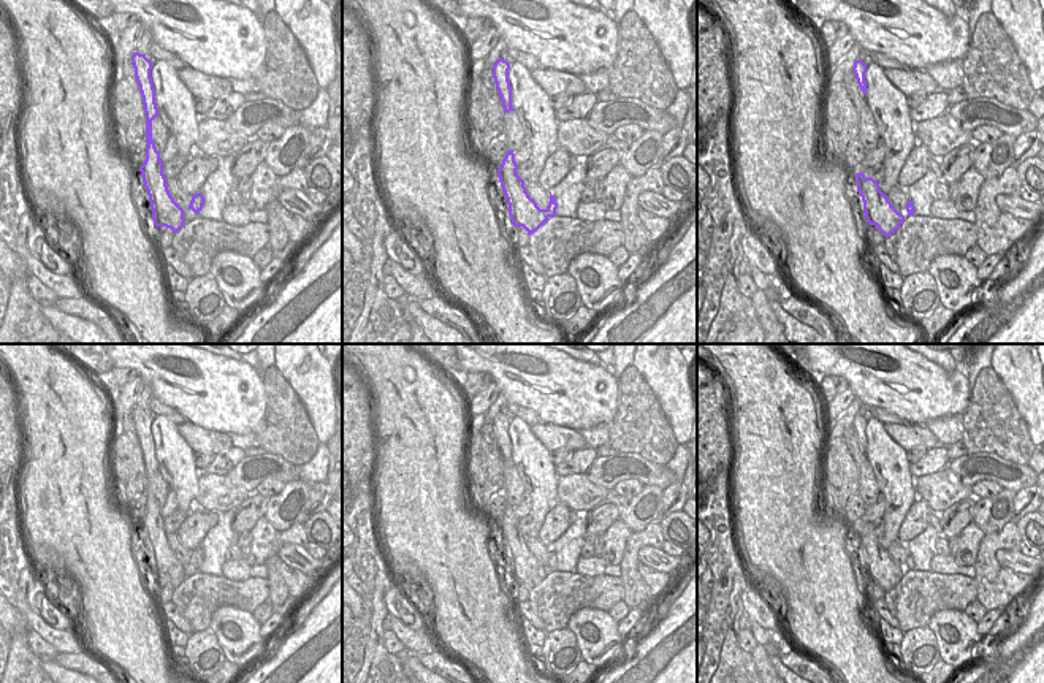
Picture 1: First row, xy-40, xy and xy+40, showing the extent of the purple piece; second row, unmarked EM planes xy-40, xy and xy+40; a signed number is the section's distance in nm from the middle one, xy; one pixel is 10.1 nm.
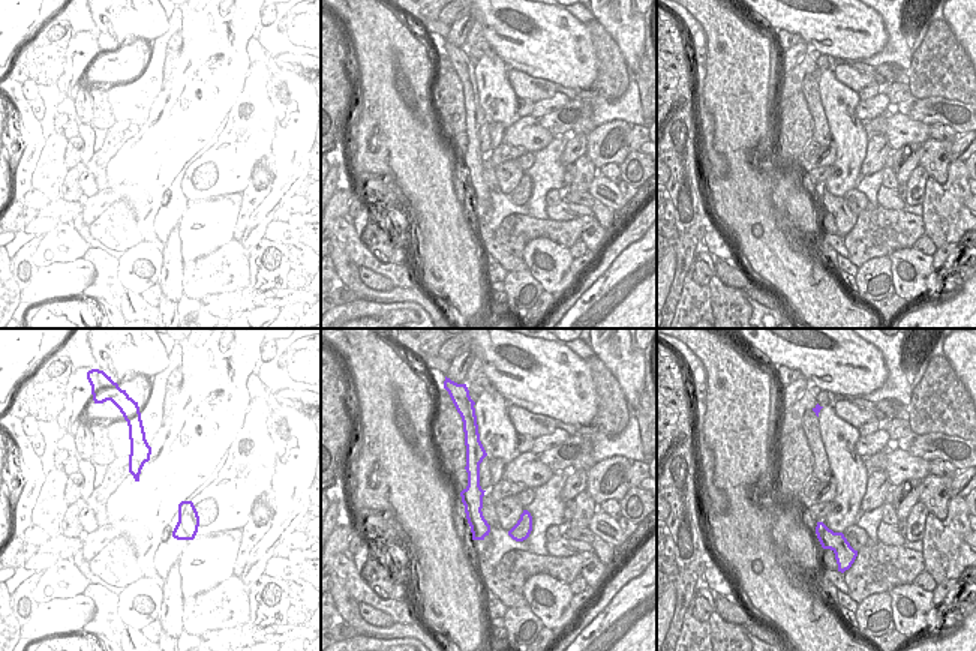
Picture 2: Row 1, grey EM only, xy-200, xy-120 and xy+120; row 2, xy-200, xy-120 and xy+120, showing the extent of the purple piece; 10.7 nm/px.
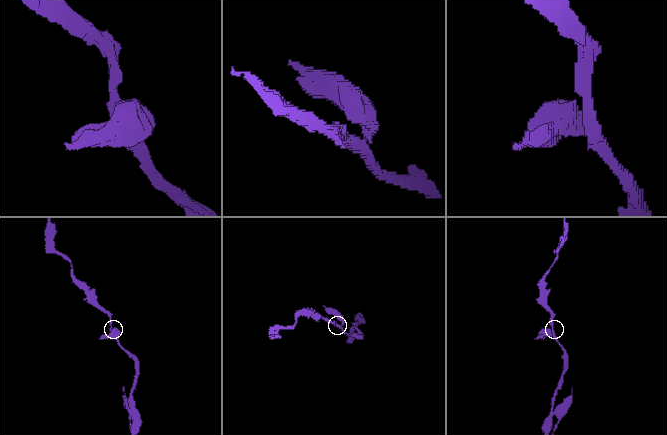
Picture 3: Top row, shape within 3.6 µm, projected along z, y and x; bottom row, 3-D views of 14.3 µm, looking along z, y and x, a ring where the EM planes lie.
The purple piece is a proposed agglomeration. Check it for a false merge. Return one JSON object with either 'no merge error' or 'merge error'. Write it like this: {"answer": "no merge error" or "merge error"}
{"answer": "no merge error"}

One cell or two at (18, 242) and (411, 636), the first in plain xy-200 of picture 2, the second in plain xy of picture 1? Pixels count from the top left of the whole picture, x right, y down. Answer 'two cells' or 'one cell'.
one cell

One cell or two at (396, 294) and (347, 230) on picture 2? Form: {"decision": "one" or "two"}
{"decision": "two"}

